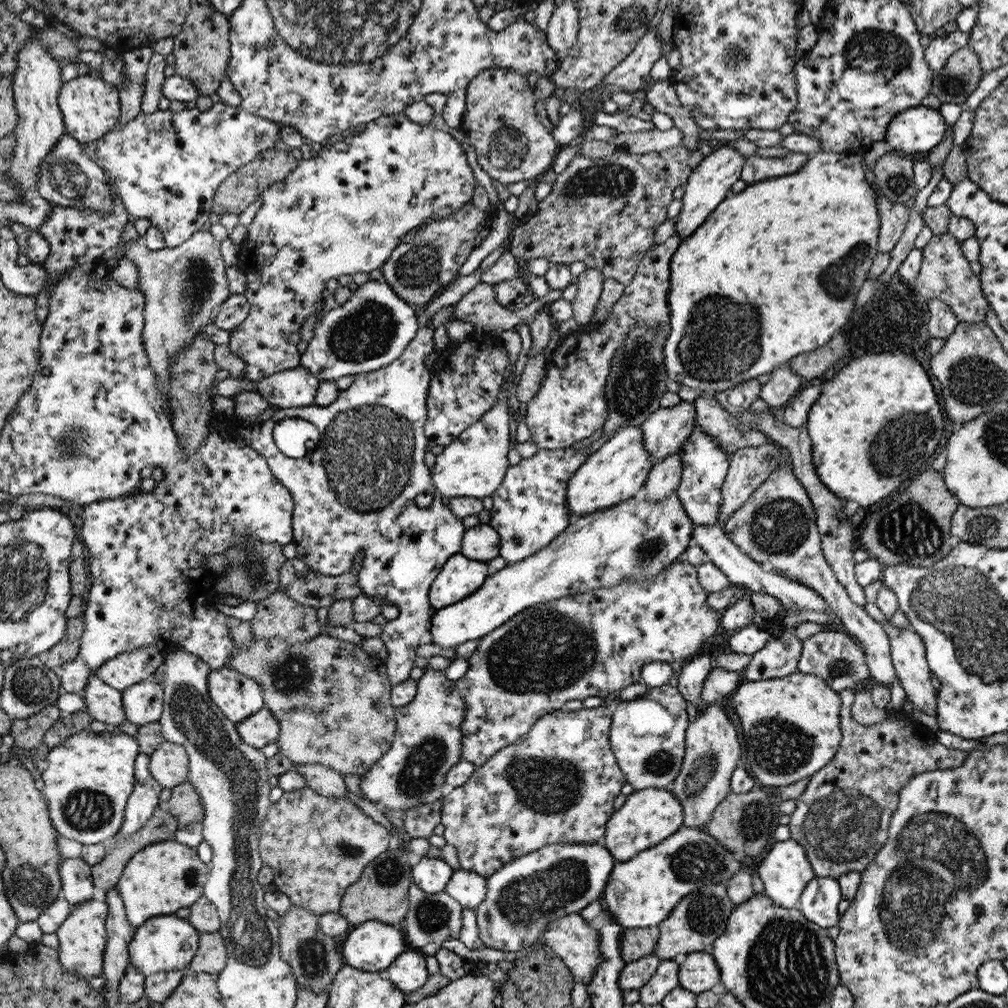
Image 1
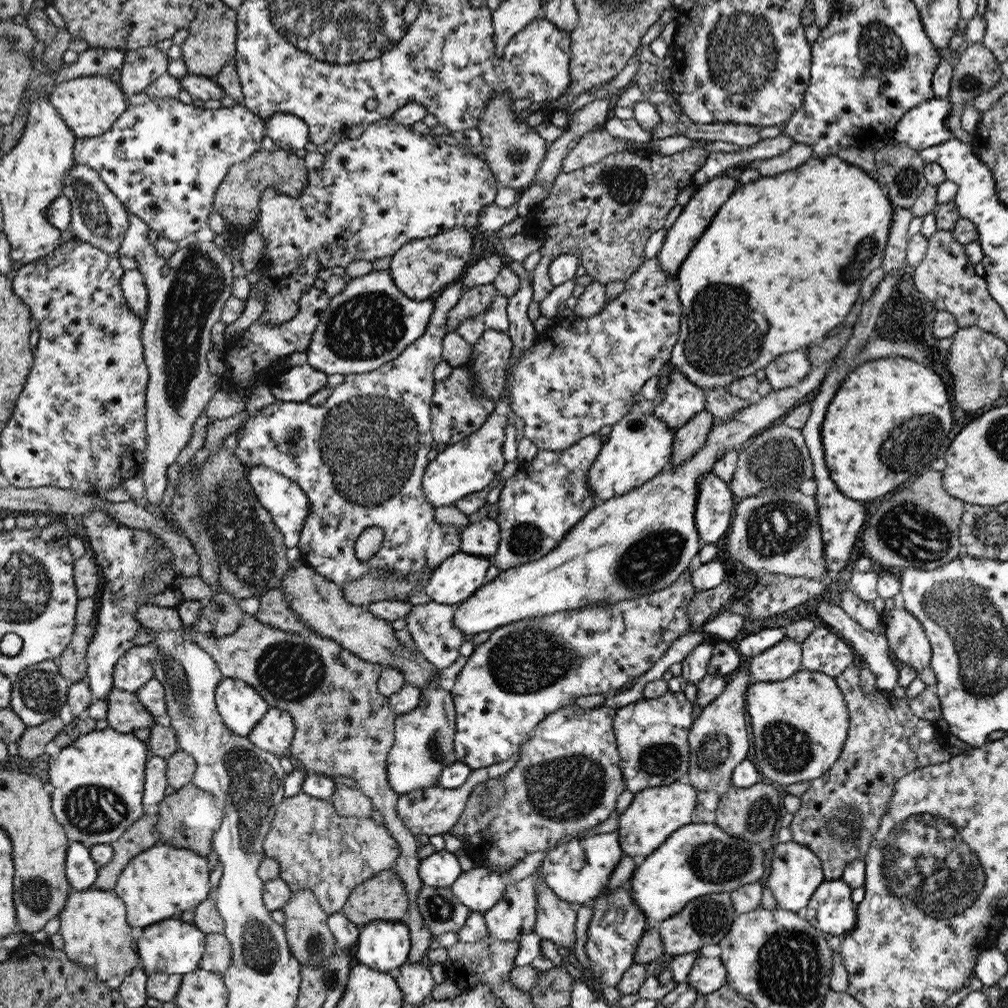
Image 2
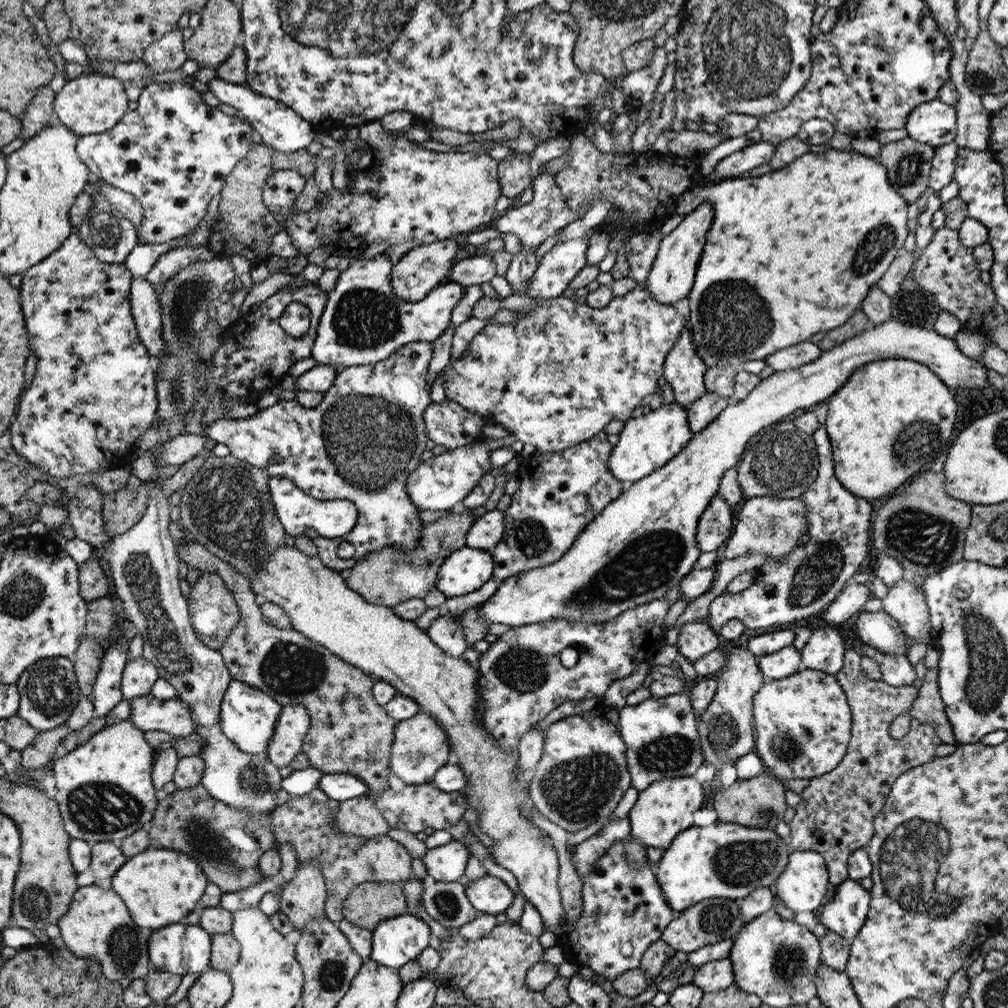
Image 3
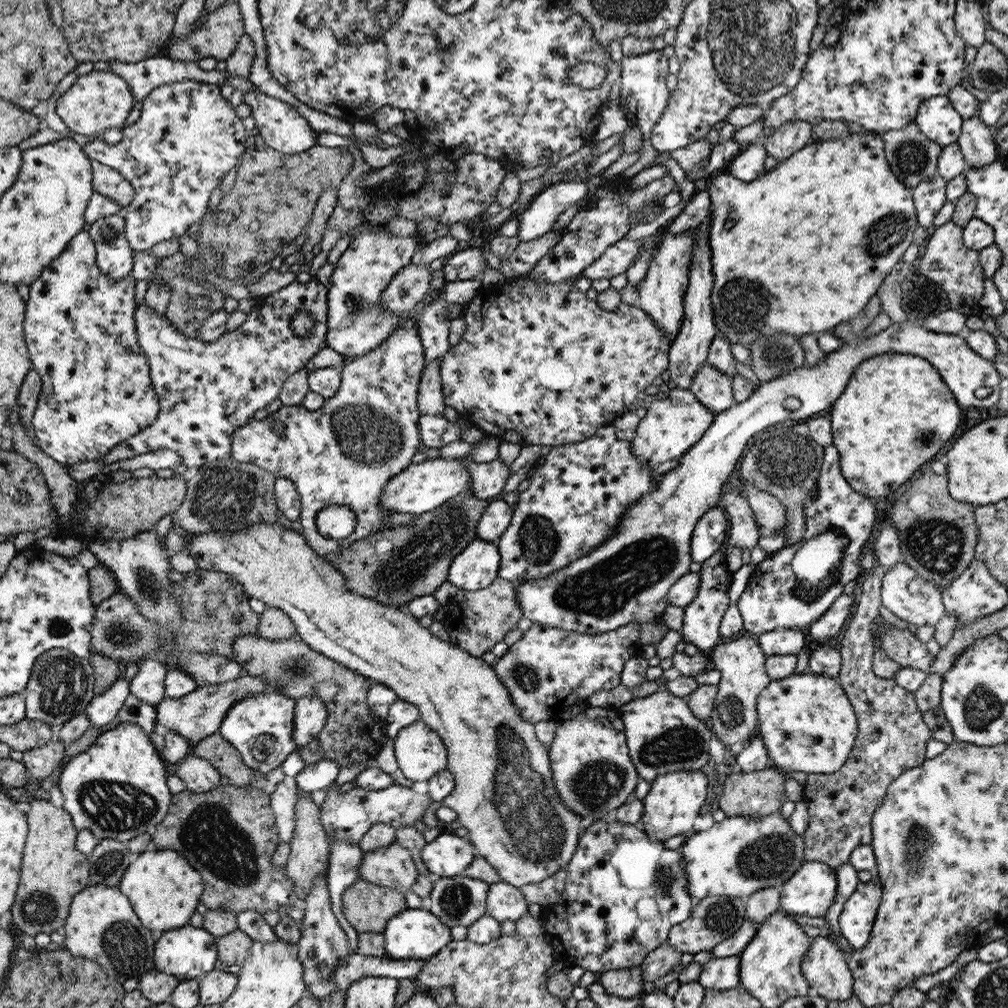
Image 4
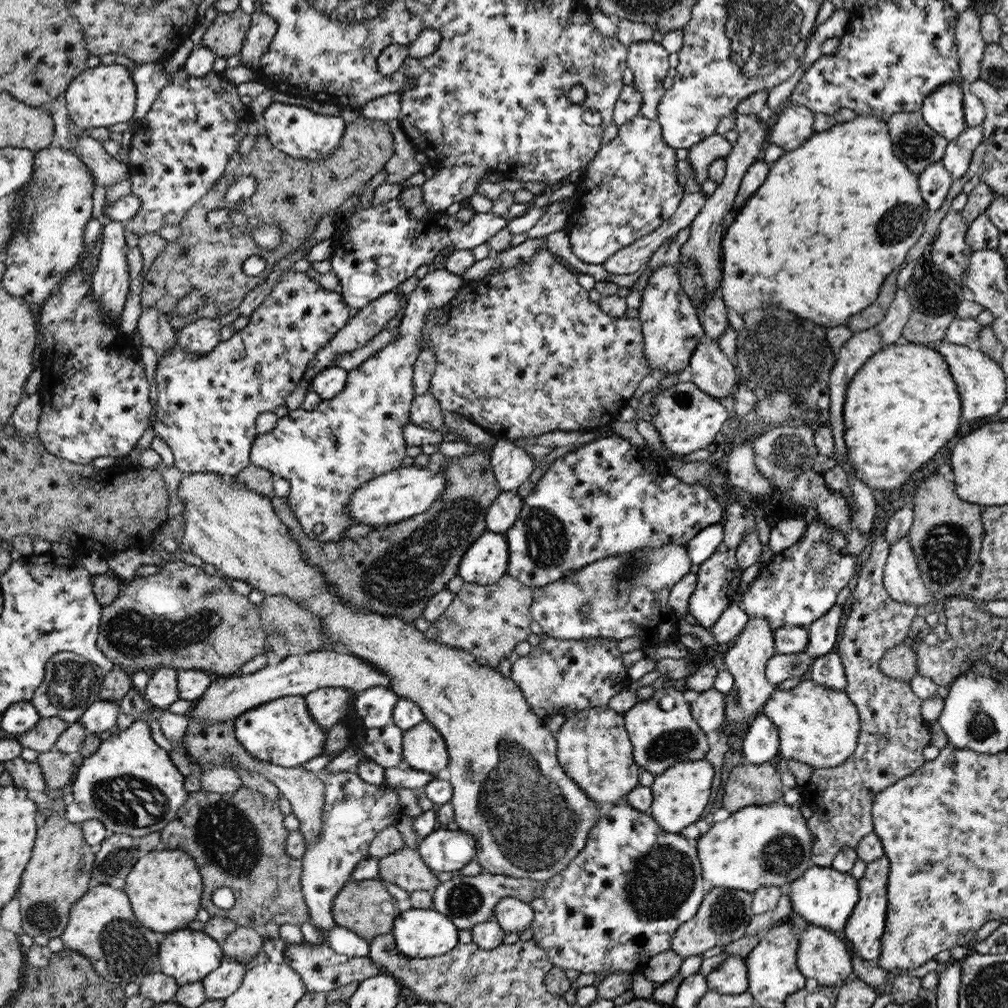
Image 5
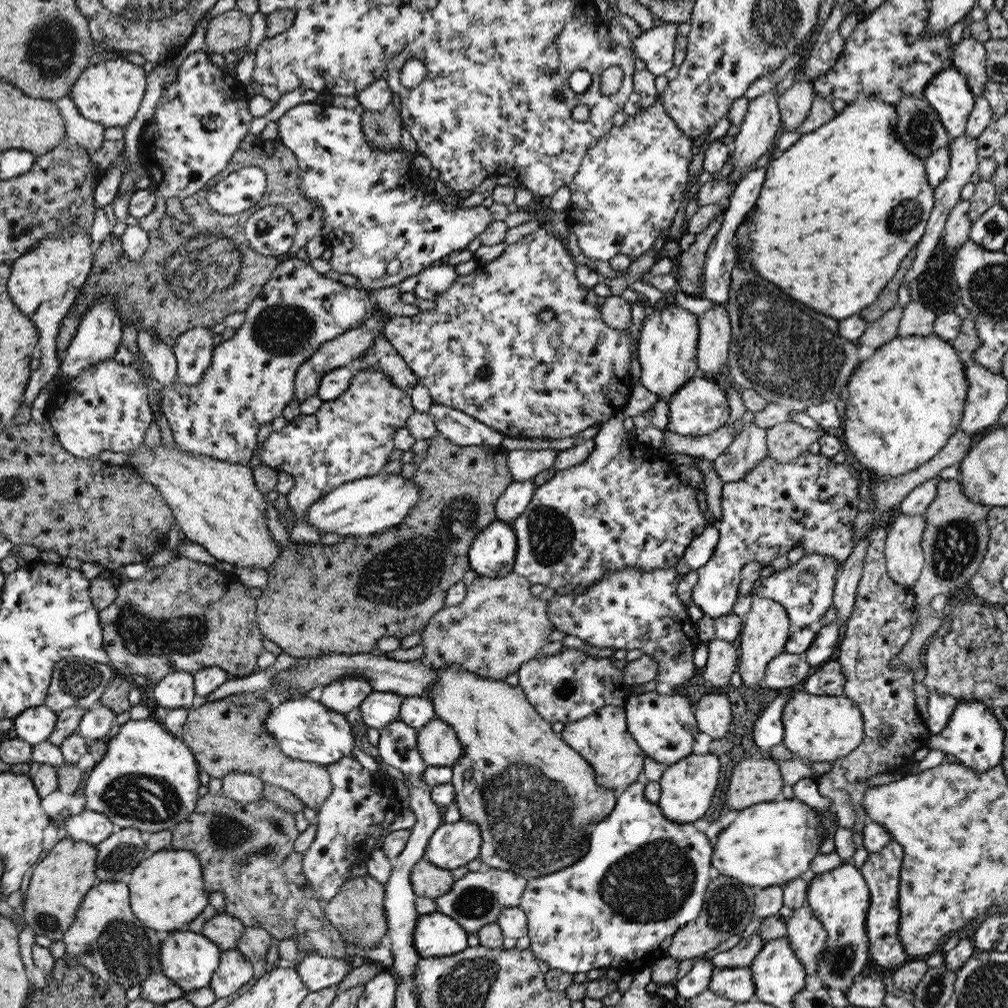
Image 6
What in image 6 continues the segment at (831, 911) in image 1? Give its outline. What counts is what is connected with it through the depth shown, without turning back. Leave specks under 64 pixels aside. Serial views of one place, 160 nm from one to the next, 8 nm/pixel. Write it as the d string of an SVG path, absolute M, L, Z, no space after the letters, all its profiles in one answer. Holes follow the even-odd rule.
M892 839L880 852L868 854L866 862L860 867L861 875L867 882L870 895L868 916L866 916L866 934L869 940L869 955L874 962L885 967L902 964L907 958L901 938L898 936L898 922L900 922L898 889L902 860L903 849Z

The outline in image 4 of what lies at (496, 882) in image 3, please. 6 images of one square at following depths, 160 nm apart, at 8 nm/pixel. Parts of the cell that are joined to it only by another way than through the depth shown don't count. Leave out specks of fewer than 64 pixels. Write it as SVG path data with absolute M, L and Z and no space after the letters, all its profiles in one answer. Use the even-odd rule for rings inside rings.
M501 880L489 884L486 895L486 915L503 923L506 920L518 922L522 916L528 916L530 913L522 890Z

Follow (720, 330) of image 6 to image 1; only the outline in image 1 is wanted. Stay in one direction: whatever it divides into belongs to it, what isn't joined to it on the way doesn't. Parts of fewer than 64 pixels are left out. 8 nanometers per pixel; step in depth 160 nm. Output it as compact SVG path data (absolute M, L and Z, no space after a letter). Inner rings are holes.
M682 446L651 468L645 482L646 500L658 502L677 490L681 481L681 451Z

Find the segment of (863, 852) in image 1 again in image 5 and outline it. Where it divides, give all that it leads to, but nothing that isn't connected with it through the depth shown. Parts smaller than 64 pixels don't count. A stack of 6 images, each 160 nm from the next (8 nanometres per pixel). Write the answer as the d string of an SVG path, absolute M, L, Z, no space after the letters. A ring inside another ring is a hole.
M876 538L872 544L872 551L866 563L858 574L857 582L852 585L850 595L850 612L844 628L842 640L836 652L840 655L845 668L847 685L845 693L856 705L861 720L861 729L855 751L842 764L833 768L816 768L813 770L811 781L804 784L803 802L812 811L812 818L807 821L808 829L814 839L811 860L812 865L830 867L842 849L856 849L860 840L873 831L872 801L882 790L891 784L912 774L920 768L925 759L922 750L931 744L930 724L922 718L921 703L923 700L914 694L910 683L895 679L879 669L879 660L885 652L909 641L907 634L910 624L917 615L916 606L905 602L896 602L885 589L883 584L883 570L888 556L888 541L885 538Z

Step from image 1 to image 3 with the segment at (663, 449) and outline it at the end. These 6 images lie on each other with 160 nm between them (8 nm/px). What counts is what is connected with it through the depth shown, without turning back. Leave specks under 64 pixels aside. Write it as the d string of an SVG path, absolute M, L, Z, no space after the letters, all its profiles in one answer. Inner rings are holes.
M685 320L681 337L670 349L664 366L664 380L672 386L675 401L686 408L707 392L704 383L707 367L696 352L688 322Z

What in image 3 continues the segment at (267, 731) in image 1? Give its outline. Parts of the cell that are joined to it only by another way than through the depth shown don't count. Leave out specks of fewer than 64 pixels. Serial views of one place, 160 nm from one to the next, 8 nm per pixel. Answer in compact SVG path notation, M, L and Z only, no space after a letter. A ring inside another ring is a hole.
M286 705L281 708L273 737L267 746L267 757L276 767L290 766L296 754L302 752L310 719L309 710L305 706Z

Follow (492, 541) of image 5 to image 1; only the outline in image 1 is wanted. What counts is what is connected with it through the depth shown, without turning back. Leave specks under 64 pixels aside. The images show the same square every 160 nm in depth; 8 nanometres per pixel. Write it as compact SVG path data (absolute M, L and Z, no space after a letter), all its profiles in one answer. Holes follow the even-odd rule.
M461 552L446 561L429 590L433 608L441 609L464 601L480 589L489 577L487 563L466 558Z

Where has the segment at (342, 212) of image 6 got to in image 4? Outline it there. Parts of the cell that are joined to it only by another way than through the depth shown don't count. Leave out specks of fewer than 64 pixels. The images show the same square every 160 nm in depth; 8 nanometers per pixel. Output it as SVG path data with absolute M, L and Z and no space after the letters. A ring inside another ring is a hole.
M260 90L246 92L243 104L250 107L251 116L255 120L255 133L263 137L263 141L278 152L293 155L306 152L316 143L316 137L320 132L311 129L306 118L302 117L294 106L290 106L278 98L266 95ZM387 223L373 227L360 233L356 239L350 242L349 247L334 264L333 275L330 283L330 349L343 354L346 358L360 359L365 354L373 352L376 347L382 345L398 327L402 317L398 314L388 313L382 308L382 296L389 286L389 282L402 270L416 248L416 240L412 235L406 237L394 237L387 232Z

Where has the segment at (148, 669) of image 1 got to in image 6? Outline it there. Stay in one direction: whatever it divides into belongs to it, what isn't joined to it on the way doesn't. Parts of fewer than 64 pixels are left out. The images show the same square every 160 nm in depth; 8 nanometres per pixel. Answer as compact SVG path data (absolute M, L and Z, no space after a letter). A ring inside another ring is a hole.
M188 671L167 674L156 683L151 694L164 708L190 709L199 701L194 690L193 673Z

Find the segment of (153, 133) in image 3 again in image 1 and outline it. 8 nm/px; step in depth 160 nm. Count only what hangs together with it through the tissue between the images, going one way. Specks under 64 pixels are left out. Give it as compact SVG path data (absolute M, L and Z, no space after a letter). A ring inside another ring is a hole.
M222 102L214 104L204 112L183 109L173 112L170 109L158 109L152 114L140 113L134 120L115 128L97 141L84 143L87 157L108 172L110 186L122 199L123 207L131 220L147 218L163 234L166 252L189 240L210 216L214 192L230 174L257 158L264 150L274 148L281 140L279 122L262 118L245 111L242 107L228 106Z

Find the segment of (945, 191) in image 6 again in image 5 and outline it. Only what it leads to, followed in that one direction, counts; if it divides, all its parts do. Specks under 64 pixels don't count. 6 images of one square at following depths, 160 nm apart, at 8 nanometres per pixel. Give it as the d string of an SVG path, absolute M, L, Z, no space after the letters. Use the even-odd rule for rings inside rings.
M967 126L958 138L948 141L941 161L953 180L958 180L966 174L972 162L972 154L982 140L983 128L981 126Z

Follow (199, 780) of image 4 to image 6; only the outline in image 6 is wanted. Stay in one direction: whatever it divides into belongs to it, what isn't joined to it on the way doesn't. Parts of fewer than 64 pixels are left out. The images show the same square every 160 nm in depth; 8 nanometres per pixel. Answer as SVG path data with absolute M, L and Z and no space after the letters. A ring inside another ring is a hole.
M231 772L222 778L222 796L242 804L264 798L265 782L257 775Z

